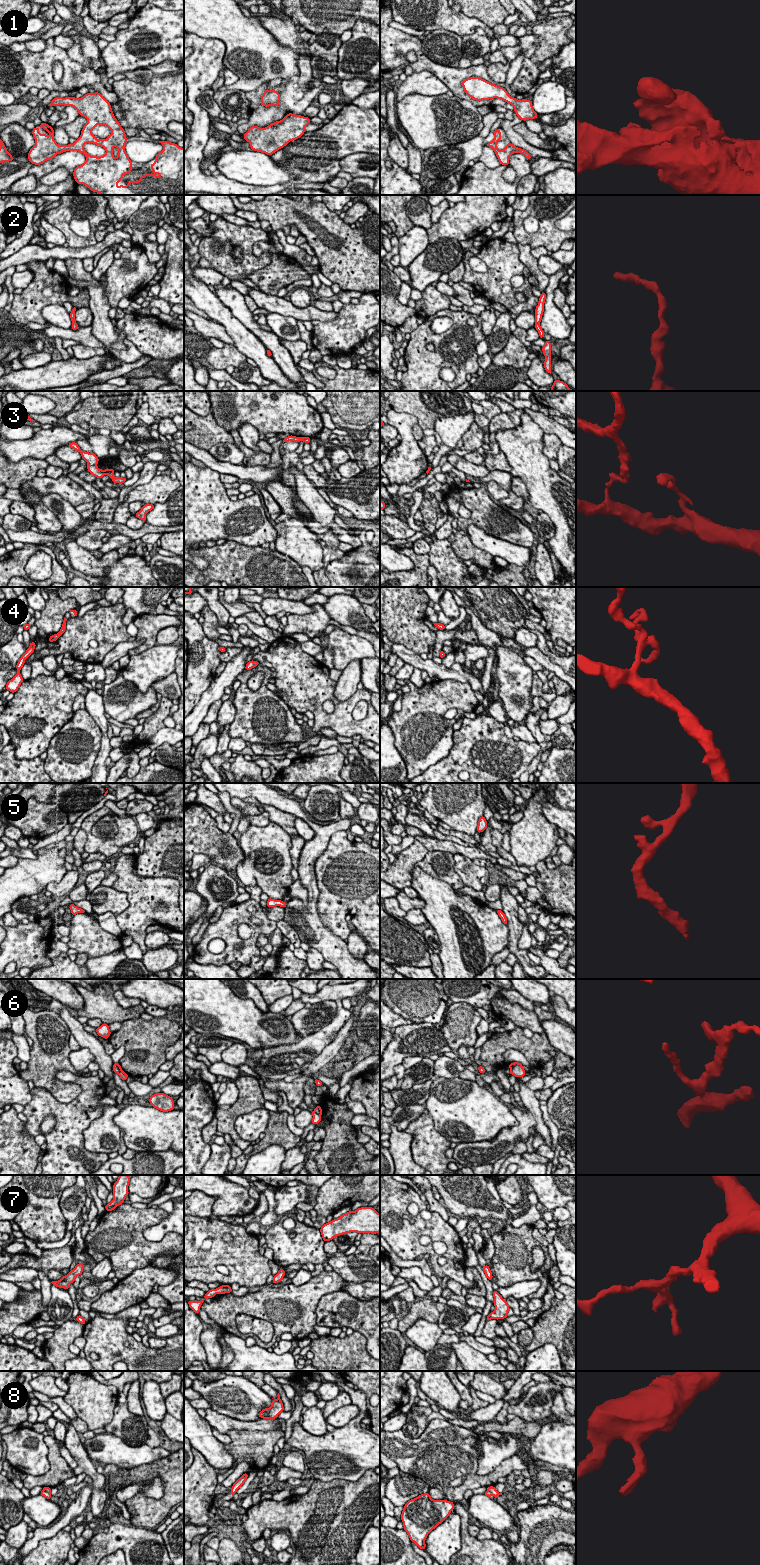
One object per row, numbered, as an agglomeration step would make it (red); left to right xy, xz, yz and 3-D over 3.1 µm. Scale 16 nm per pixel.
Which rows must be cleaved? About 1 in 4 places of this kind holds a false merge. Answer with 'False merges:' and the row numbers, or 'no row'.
False merges: 3, 6, 8

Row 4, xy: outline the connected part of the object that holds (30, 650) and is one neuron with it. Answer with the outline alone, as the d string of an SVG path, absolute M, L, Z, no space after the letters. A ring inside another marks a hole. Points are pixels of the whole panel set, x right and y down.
M35 641L36 642L36 641ZM30 642L29 648L26 650L26 652L20 657L19 661L17 662L16 669L17 669L17 674L7 682L5 688L9 690L11 693L17 692L18 688L20 687L21 683L24 681L21 674L20 670L25 664L25 660L32 654L34 653L34 649L36 647L35 642Z

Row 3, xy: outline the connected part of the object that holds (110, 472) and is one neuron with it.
M106 468L105 469L105 474L107 474L111 479L112 479L112 481L115 483L115 484L117 484L117 483L119 483L119 484L123 484L125 481L127 481L127 478L126 477L124 477L124 478L122 478L122 477L118 477L118 478L116 478L115 476L114 476L114 469L109 469L109 468Z

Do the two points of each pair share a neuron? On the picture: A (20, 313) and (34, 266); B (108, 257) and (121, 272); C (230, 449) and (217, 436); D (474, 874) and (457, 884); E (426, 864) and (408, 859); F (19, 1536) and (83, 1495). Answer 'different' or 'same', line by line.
A: same
B: different
C: different
D: different
E: different
F: different

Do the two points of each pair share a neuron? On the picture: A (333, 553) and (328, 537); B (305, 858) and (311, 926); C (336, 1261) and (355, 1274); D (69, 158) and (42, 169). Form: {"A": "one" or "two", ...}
{"A": "one", "B": "one", "C": "one", "D": "one"}

